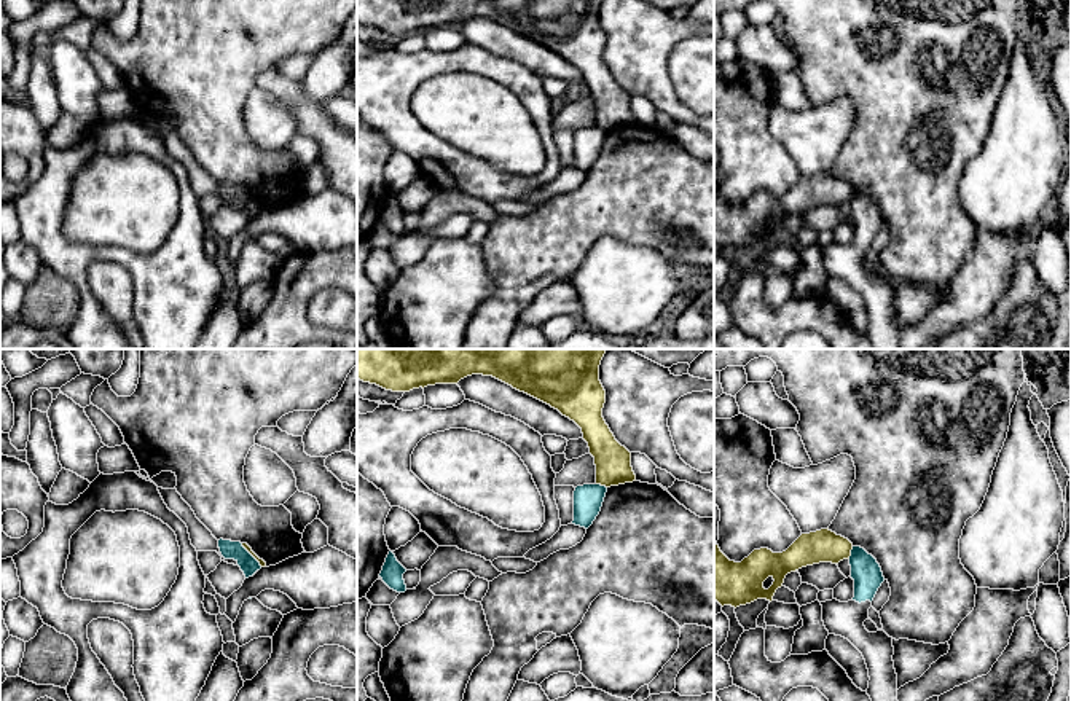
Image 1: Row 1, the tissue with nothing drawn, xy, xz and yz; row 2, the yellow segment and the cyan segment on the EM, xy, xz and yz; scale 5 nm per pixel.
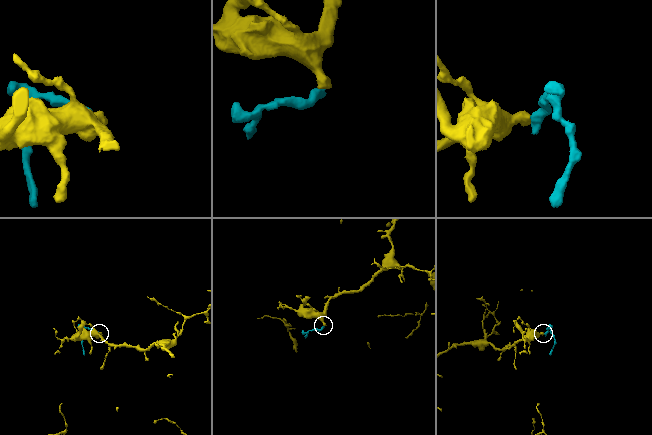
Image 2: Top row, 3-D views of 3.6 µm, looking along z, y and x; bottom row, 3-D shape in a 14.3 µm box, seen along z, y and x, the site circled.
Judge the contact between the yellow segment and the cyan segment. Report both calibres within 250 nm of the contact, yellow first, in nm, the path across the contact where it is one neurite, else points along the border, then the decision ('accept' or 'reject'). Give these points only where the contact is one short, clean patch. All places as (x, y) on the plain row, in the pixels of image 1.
160 nm thick on the yellow side, 150 nm on the other; border along yz (853, 190), (848, 201); reject

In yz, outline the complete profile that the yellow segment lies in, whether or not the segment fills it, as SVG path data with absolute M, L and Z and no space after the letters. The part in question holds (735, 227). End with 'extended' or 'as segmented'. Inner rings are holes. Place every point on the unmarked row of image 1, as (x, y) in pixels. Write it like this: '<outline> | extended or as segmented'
M829 170L802 177L786 194L754 193L741 206L730 204L714 190L714 244L740 250L757 242L773 244L787 217L802 210L849 202L853 186Z | as segmented

